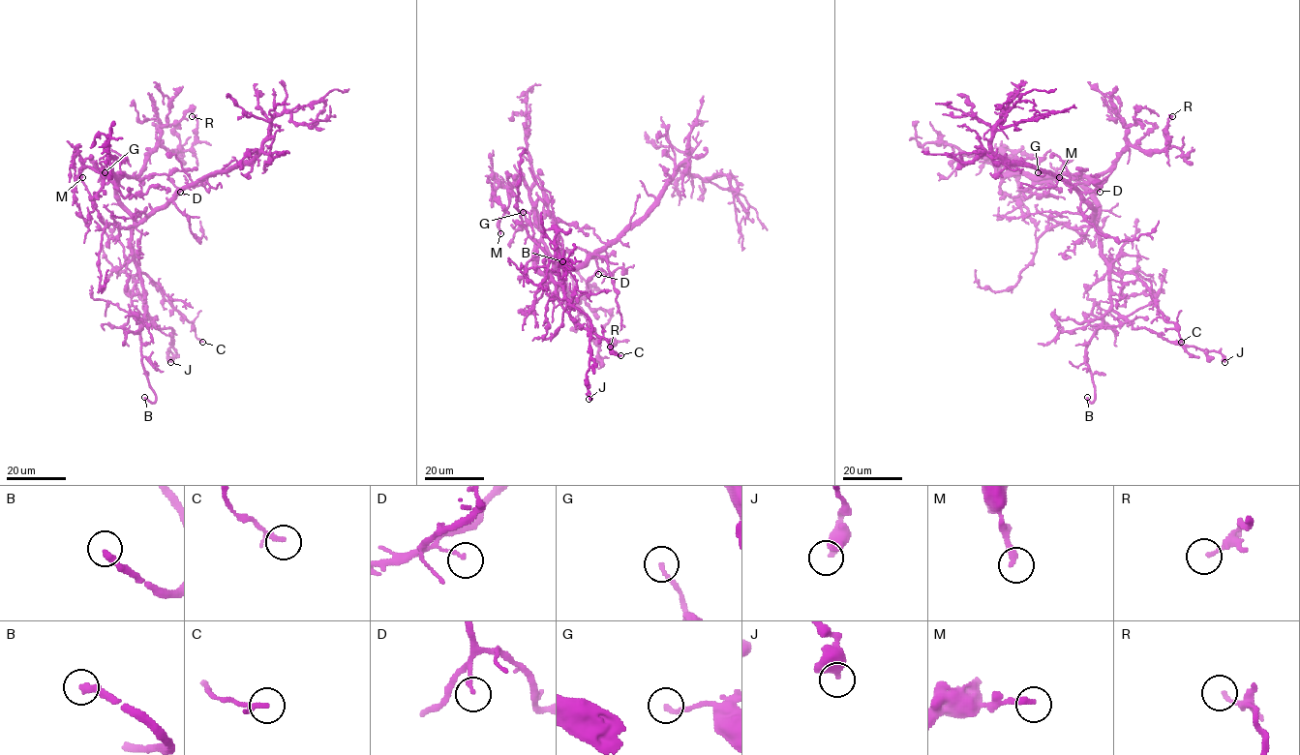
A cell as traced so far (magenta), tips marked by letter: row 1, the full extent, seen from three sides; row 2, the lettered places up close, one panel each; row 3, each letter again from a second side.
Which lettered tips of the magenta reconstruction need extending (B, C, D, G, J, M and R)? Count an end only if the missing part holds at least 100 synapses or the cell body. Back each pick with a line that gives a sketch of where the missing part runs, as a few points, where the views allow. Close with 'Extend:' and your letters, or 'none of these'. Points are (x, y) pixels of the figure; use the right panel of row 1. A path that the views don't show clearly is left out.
B: Course of what is missing: (1087, 397), (1116, 387), (1131, 375), (1155, 368), (1180, 367), (1195, 361), (1221, 326), (1217, 317)
Extend: B

